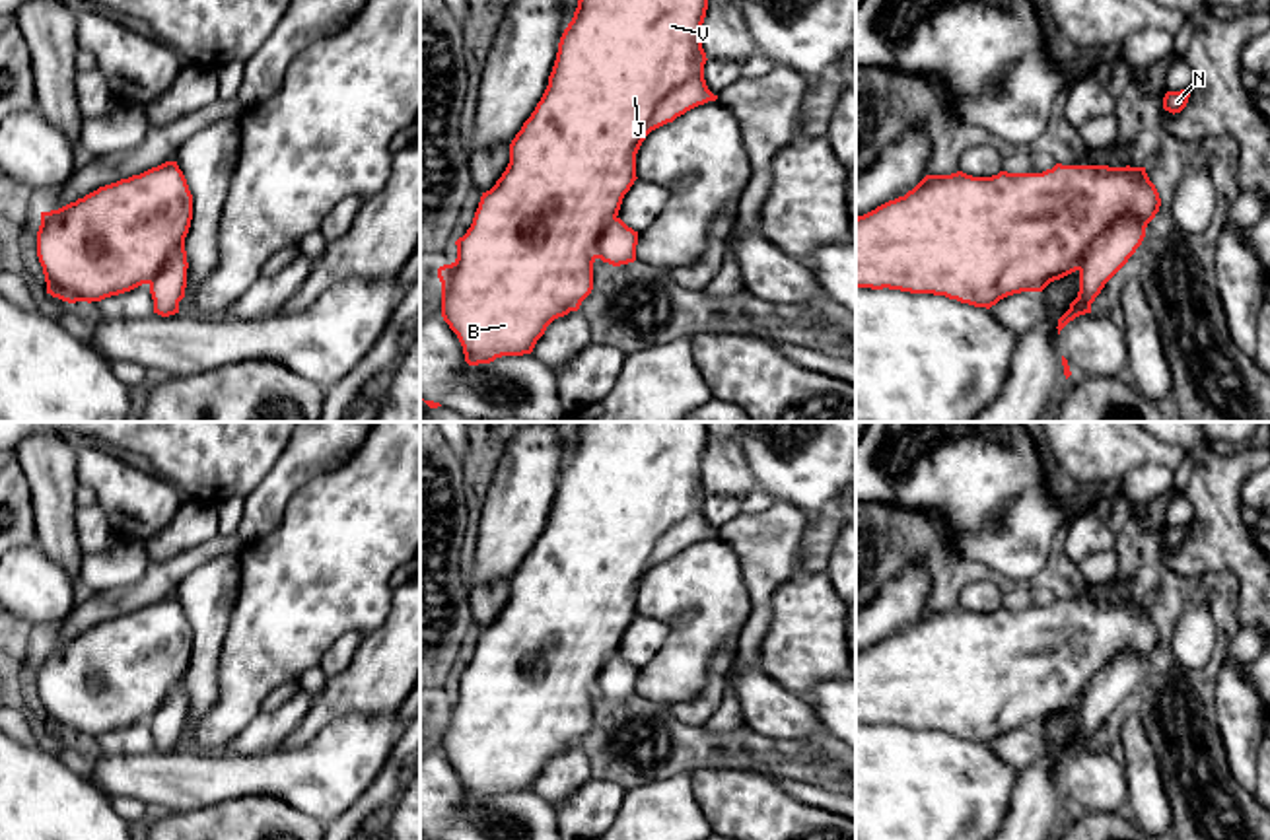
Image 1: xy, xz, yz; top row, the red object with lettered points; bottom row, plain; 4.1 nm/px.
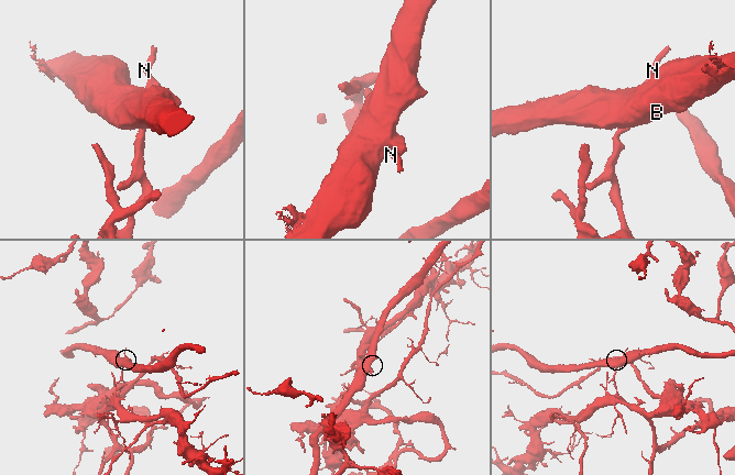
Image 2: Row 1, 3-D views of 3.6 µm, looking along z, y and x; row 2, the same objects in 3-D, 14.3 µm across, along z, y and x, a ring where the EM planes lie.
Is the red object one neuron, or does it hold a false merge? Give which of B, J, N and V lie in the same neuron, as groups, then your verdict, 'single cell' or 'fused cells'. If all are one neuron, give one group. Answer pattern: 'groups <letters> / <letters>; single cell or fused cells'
groups B J V / N; fused cells

